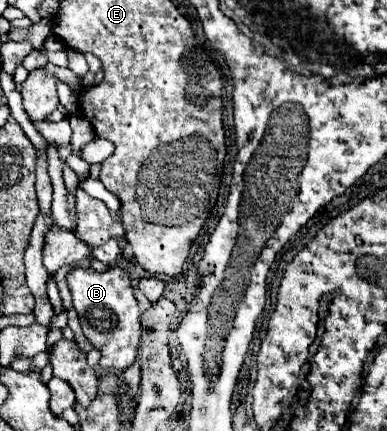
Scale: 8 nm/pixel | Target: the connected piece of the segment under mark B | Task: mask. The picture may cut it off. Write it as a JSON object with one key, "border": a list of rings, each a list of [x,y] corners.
{"border":[[[92,267],[74,269],[68,273],[68,287],[72,291],[74,309],[78,311],[86,339],[102,351],[100,367],[124,371],[136,359],[136,349],[142,333],[140,309],[128,273],[120,267],[110,267],[104,273],[98,273]]]}

